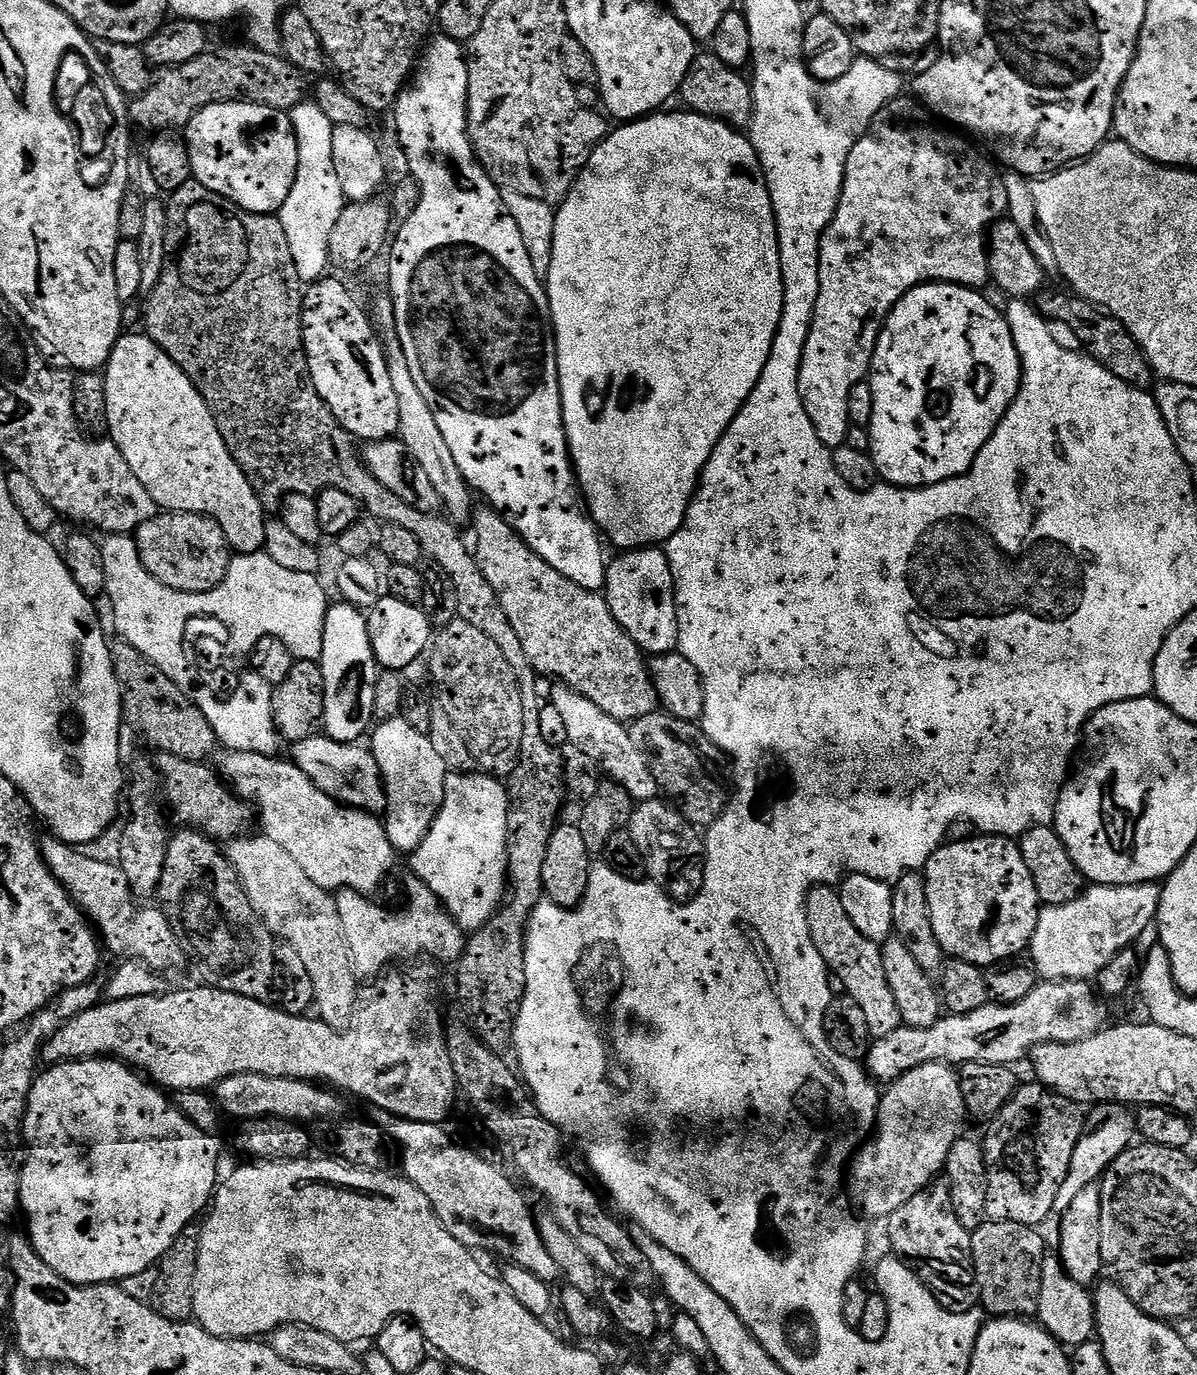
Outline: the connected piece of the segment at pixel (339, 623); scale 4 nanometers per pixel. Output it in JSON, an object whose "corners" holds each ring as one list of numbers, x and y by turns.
{"corners":[[343,602,333,603,329,607,318,663,324,683,323,735,338,743,355,744,363,741,374,724,375,683,380,672,374,648,370,646,368,618,361,609]]}

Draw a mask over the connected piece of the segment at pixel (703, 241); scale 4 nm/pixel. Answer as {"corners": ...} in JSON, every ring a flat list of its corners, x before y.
{"corners":[[691,110,680,112,660,112,657,116,648,116,645,120,636,120,633,124,624,124,620,129,609,131,603,142,594,150,590,162,580,172,576,185,568,191,568,196,555,209,553,256,550,262,546,291,548,294,548,309,552,315,552,333,556,335,556,357,558,358,558,378,560,379,560,393,562,394,562,414,564,415,564,429,568,439,568,454,572,458,580,491,583,495,588,515,596,523,597,528,609,541,617,544,617,549,631,550,663,545,682,526,686,518,686,510,692,502,692,493,700,483,703,472,714,446,722,438,724,431,734,422,738,410,750,398,754,386,758,386,758,378,762,378,762,370,770,358,770,346,774,342,774,334,778,330,778,322,782,318,782,262,778,250,778,226,774,218,774,206,770,202,770,190,766,186,766,178,760,169,758,154,754,150,752,141,741,129,732,127,724,120,715,120,713,116,703,116]]}

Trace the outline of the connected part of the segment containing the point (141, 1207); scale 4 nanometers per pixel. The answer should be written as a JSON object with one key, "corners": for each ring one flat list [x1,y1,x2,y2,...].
{"corners":[[97,1058,94,1060,69,1060,63,1064,53,1064,47,1069,49,1072,41,1071,36,1079,32,1081,32,1089,28,1095,28,1105,24,1111,24,1127,22,1129,22,1140,26,1145,28,1144,28,1156,32,1159,32,1164,36,1169,33,1172,28,1170,20,1173,20,1208,28,1215,28,1232,32,1245,36,1253,42,1258,42,1262,46,1262,46,1266,50,1266,50,1270,54,1270,62,1278,66,1278,71,1284,114,1284,123,1282,132,1275,142,1274,147,1268,155,1268,159,1265,160,1260,172,1246,174,1246,177,1239,185,1235,189,1231,188,1223,199,1214,203,1213,209,1207,210,1201,215,1197,216,1189,220,1176,220,1144,216,1136,208,1136,202,1130,198,1130,198,1126,194,1126,194,1122,190,1122,190,1118,186,1118,177,1110,175,1103,171,1099,168,1100,163,1091,157,1085,149,1082,137,1069,133,1068,131,1064,124,1063,123,1060,115,1058]]}

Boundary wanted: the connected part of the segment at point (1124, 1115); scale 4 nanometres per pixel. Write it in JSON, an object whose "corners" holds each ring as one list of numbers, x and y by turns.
{"corners":[[1098,1104,1086,1116,1086,1131,1081,1135,1078,1146,1074,1146,1074,1158,1070,1158,1070,1170,1062,1182,1062,1190,1058,1190,1058,1198,1054,1202,1054,1213,1063,1214,1070,1210,1070,1204,1086,1186,1097,1183,1118,1157,1133,1147,1137,1139,1136,1117,1125,1105]]}

